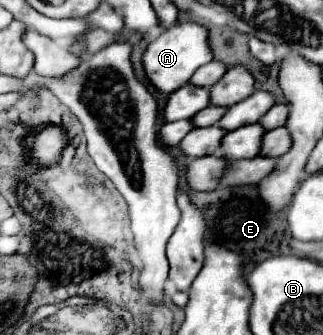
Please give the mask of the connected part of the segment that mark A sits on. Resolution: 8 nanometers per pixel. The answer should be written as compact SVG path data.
M177 23L169 29L165 29L155 41L149 43L145 55L143 55L143 65L147 71L149 81L157 87L157 91L161 93L173 93L179 87L187 85L189 79L193 77L193 73L205 65L213 61L213 51L209 45L209 29L199 25L199 23Z

